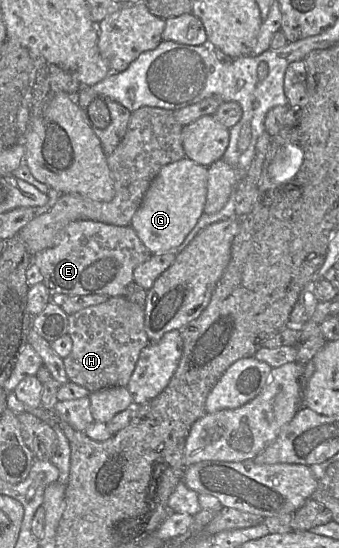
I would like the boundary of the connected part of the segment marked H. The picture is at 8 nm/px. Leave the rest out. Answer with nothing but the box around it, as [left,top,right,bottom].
[63,297,149,393]

